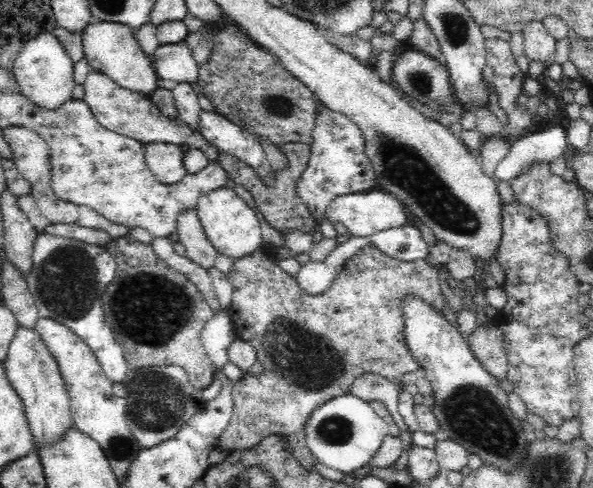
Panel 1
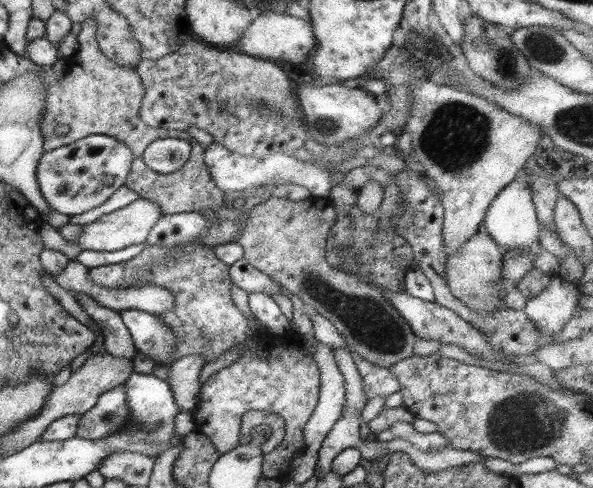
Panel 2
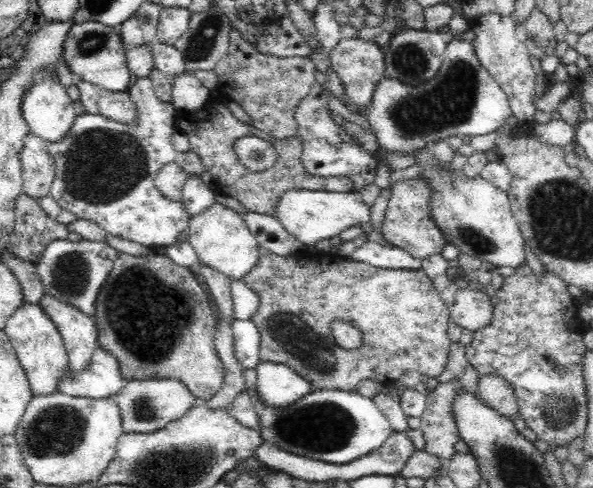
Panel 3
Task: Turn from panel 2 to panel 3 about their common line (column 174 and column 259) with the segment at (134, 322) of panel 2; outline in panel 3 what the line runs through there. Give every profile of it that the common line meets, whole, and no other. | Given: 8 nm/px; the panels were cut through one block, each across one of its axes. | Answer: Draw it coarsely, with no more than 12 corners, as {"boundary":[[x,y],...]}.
{"boundary":[[233,320],[234,359],[259,364],[260,336],[250,320]]}

